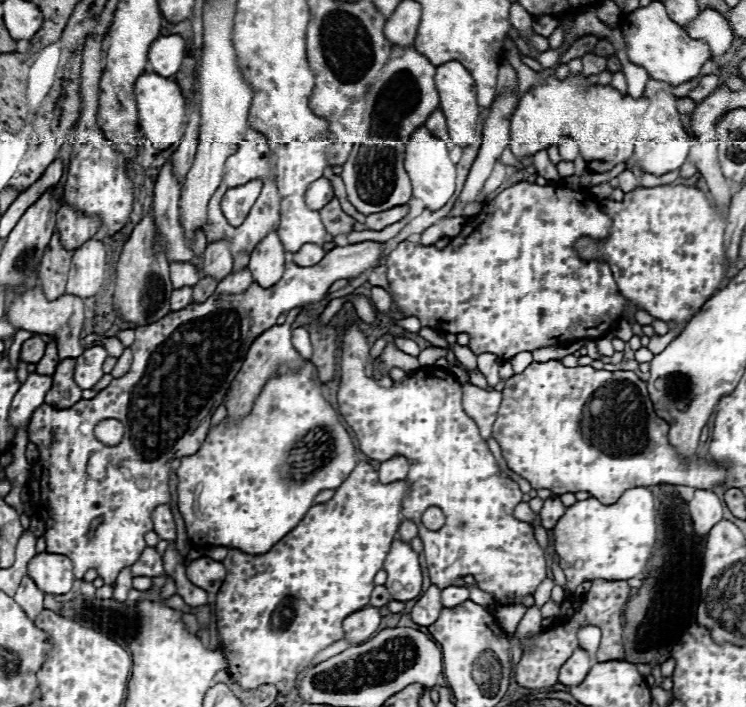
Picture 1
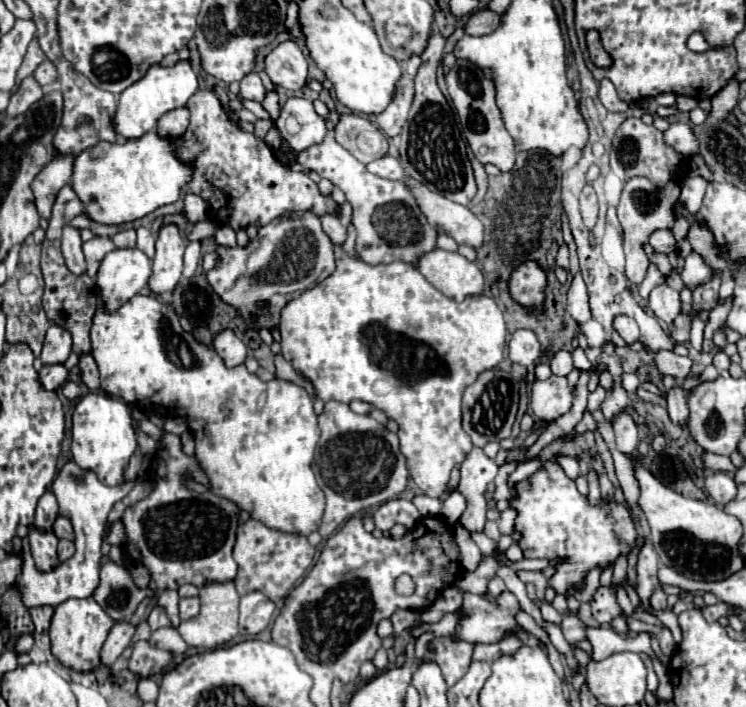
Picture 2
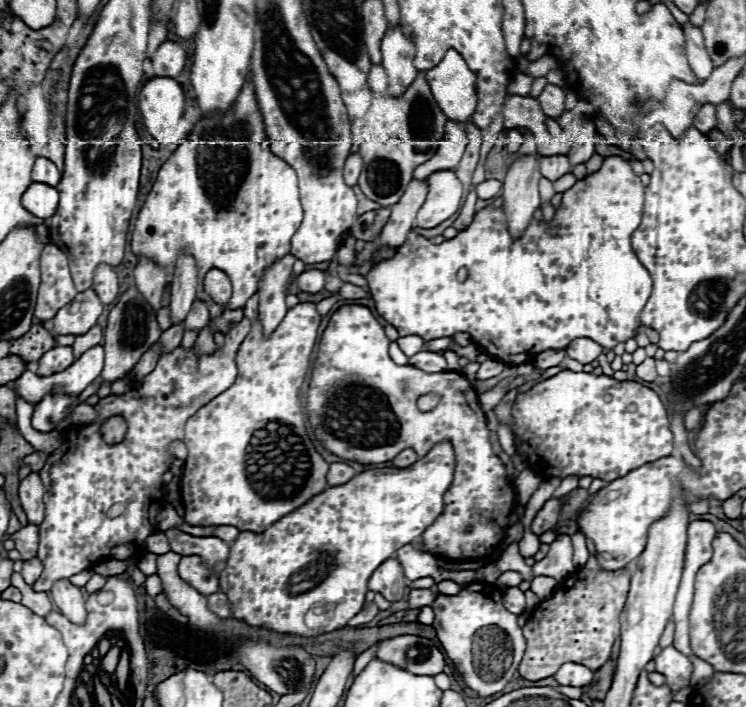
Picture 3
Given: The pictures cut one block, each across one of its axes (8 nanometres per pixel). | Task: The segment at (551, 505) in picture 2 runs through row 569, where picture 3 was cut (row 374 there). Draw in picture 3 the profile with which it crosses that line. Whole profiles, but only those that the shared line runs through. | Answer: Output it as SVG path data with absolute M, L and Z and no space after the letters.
M564 370L518 394L510 414L510 430L518 456L544 480L566 476L592 476L604 482L612 482L626 476L634 468L670 456L674 448L670 420L658 394L638 382L620 382L606 374L594 376L590 372Z

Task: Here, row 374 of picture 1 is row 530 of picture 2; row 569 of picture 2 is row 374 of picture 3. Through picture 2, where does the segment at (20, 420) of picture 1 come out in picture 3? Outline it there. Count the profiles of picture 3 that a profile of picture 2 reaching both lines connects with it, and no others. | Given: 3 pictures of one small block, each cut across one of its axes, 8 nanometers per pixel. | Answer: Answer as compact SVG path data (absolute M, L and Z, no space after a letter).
M54 346L38 360L36 374L50 376L50 374L56 374L58 370L66 370L66 366L70 366L72 362L74 362L74 354L70 346Z

